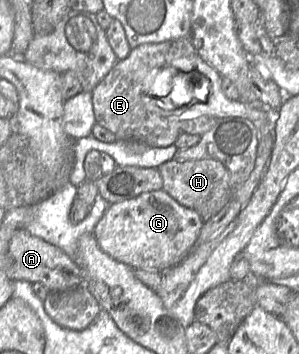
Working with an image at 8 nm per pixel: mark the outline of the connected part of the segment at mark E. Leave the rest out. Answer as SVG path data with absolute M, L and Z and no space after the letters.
M191 37L158 44L142 44L131 49L129 55L123 60L118 60L110 72L92 90L96 123L113 133L117 140L140 141L155 148L170 146L183 134L202 136L222 118L201 116L193 119L182 119L174 116L163 116L160 114L160 110L164 110L164 107L167 108L170 103L154 98L152 85L164 67L174 67L185 73L194 73L195 69L200 70L206 64L197 54Z

